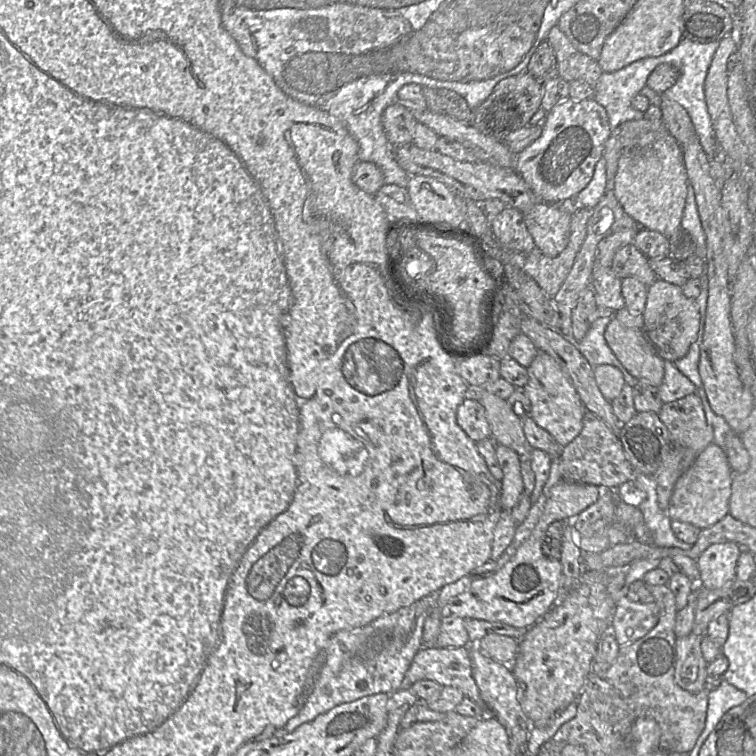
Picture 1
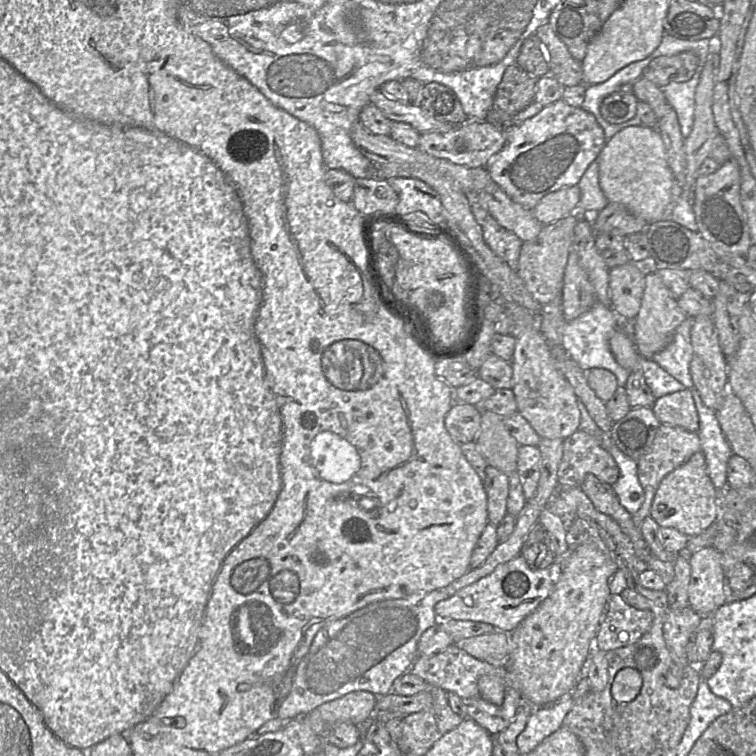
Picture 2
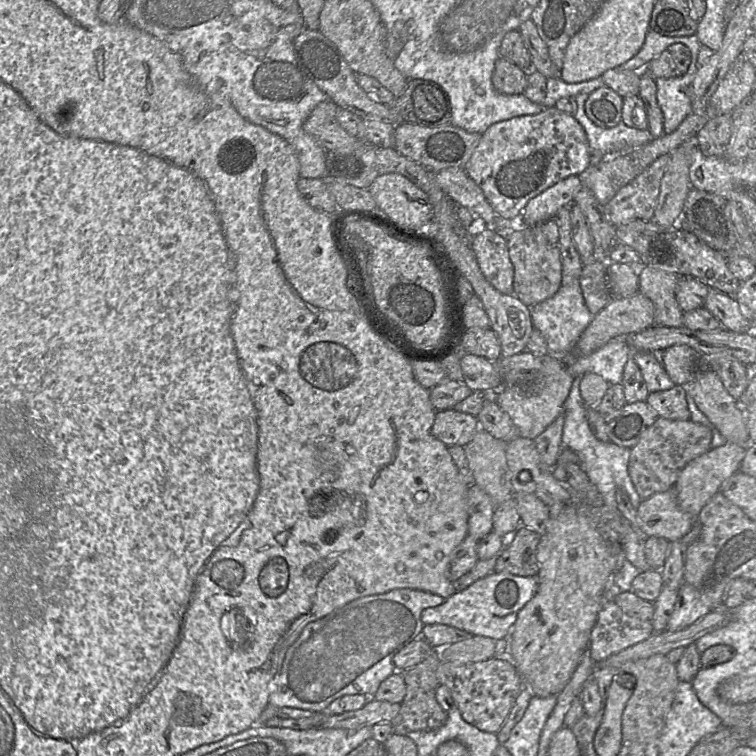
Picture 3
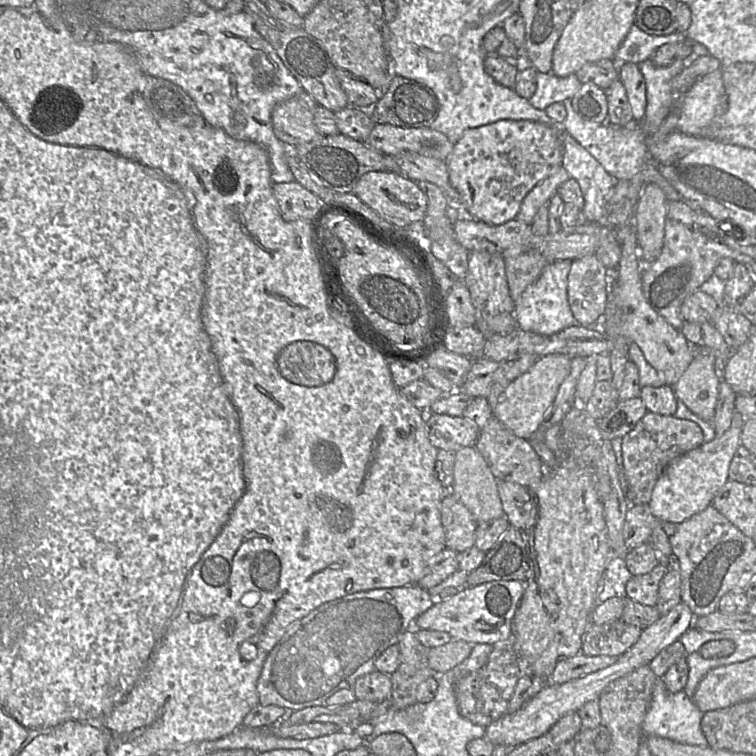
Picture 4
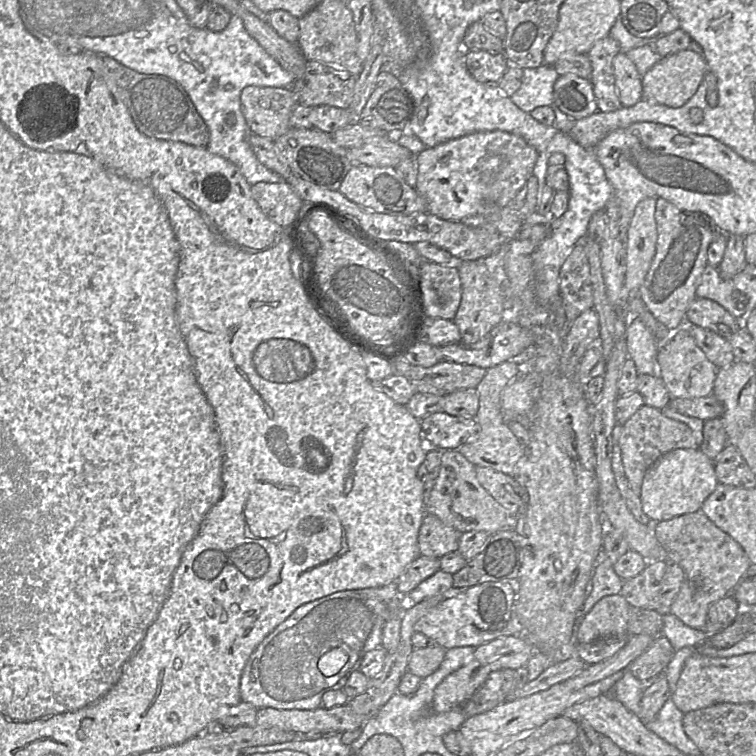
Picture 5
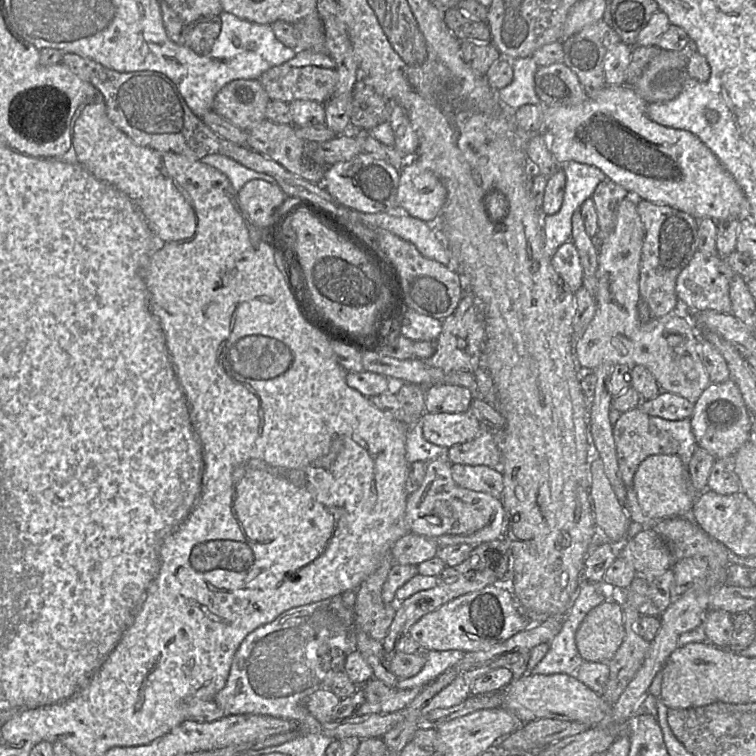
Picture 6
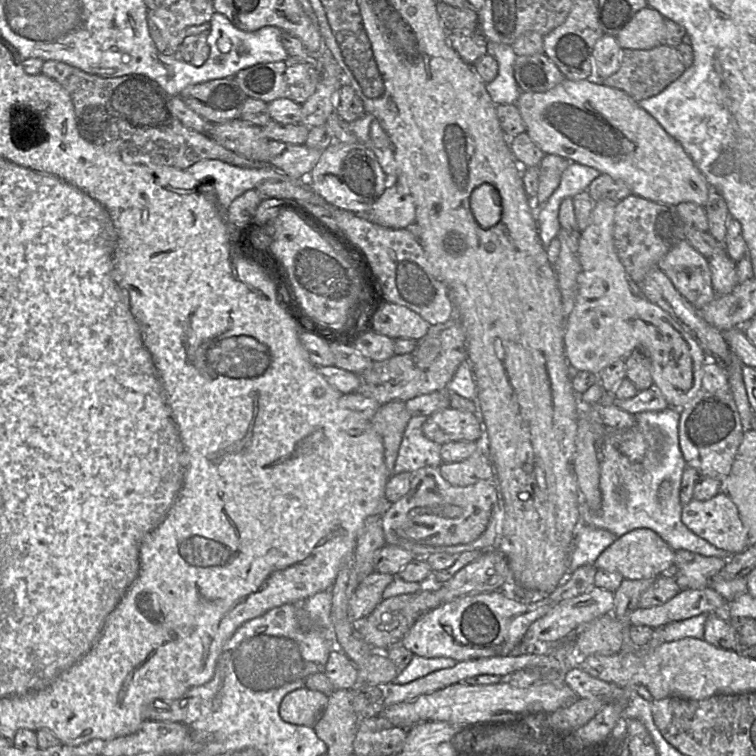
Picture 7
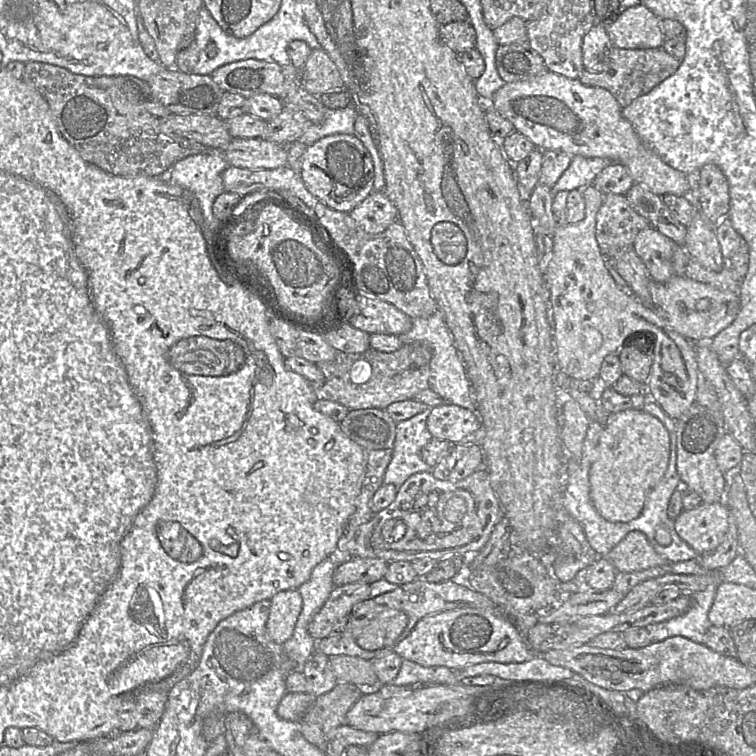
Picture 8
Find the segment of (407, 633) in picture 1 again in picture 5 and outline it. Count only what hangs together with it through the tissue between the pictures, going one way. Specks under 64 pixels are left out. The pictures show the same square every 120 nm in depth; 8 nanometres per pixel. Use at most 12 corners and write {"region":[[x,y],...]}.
{"region":[[396,582],[299,606],[249,657],[242,701],[313,710],[381,645]]}

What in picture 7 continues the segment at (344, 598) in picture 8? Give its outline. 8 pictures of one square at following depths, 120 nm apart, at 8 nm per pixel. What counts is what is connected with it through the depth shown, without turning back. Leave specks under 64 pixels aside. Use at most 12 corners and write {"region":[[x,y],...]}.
{"region":[[373,572],[349,601],[357,621],[373,612],[394,575]]}

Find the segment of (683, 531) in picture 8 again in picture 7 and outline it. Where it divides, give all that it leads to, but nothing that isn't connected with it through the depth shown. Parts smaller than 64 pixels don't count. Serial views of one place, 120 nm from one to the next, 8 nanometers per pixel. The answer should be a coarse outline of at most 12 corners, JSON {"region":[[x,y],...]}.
{"region":[[724,492],[692,499],[682,522],[730,555],[749,547],[748,532]]}

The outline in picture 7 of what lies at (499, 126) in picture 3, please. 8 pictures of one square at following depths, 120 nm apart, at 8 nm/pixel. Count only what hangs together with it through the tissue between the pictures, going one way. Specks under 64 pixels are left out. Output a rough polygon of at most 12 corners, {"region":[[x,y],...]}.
{"region":[[389,184],[367,214],[386,228],[415,222],[415,204]]}

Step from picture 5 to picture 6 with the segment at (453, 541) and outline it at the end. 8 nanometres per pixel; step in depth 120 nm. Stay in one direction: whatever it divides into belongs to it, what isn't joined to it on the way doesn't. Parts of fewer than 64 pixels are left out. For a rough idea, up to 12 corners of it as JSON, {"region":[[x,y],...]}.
{"region":[[408,533],[390,553],[394,564],[417,566],[436,557],[435,539]]}

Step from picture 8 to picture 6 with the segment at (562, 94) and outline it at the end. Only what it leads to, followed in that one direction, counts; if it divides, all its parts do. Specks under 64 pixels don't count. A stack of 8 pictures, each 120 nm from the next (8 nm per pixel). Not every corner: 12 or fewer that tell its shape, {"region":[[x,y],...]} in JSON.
{"region":[[633,87],[545,106],[555,160],[716,223],[749,203],[693,133]]}

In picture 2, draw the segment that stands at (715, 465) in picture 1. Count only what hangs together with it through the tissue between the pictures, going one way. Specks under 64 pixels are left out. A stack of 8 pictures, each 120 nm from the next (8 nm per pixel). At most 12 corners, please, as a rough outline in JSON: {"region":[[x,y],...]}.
{"region":[[698,451],[660,482],[650,517],[698,536],[717,521]]}

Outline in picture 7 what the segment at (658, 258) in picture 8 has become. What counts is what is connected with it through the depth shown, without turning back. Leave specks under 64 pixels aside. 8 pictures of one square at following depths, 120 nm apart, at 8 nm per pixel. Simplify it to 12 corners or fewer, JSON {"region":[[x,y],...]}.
{"region":[[686,240],[657,265],[696,308],[716,297],[708,258]]}

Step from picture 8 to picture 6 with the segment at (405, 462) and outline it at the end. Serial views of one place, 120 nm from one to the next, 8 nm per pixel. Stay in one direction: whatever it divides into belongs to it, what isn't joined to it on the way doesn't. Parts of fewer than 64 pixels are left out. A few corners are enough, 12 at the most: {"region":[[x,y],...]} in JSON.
{"region":[[421,419],[408,428],[409,464],[446,458],[448,448],[424,438]]}

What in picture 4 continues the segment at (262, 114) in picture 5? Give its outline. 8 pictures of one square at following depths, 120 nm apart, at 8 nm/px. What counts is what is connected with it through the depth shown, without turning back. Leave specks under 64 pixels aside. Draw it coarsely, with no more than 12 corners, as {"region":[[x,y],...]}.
{"region":[[305,91],[277,104],[277,138],[296,146],[321,135],[321,105]]}

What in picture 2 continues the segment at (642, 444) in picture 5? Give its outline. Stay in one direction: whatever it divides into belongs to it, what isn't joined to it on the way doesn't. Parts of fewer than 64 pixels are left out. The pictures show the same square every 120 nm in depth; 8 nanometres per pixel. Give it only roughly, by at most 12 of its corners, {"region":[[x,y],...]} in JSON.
{"region":[[659,426],[651,449],[636,461],[644,491],[632,515],[650,516],[660,482],[700,449],[698,432]]}

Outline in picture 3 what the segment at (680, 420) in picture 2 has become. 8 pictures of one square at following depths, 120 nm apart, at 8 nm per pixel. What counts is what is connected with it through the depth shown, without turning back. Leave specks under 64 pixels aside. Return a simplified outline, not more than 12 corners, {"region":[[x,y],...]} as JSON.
{"region":[[685,386],[649,393],[658,417],[689,420]]}

